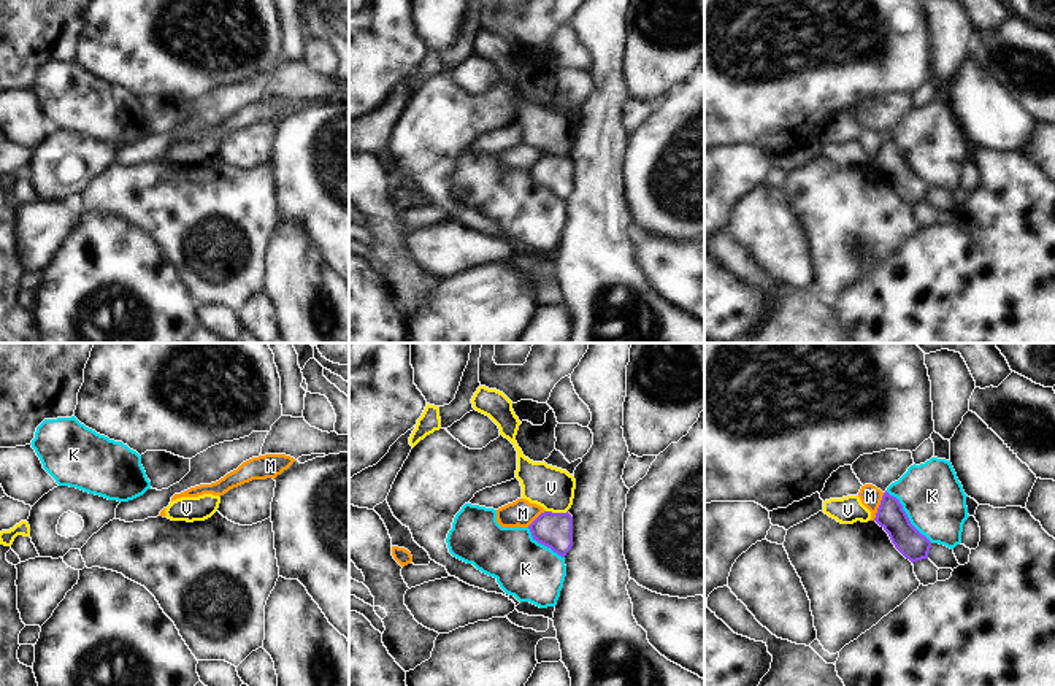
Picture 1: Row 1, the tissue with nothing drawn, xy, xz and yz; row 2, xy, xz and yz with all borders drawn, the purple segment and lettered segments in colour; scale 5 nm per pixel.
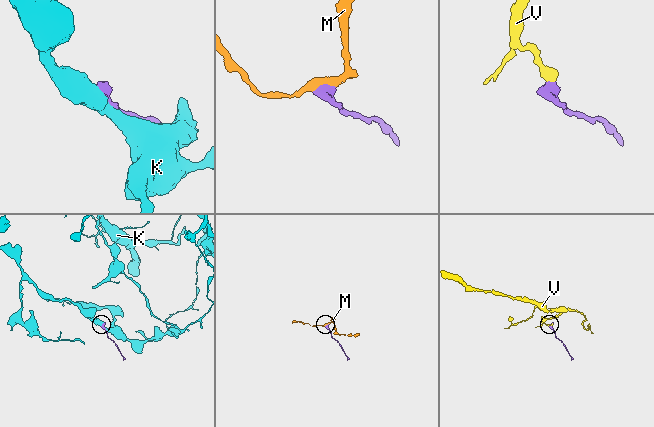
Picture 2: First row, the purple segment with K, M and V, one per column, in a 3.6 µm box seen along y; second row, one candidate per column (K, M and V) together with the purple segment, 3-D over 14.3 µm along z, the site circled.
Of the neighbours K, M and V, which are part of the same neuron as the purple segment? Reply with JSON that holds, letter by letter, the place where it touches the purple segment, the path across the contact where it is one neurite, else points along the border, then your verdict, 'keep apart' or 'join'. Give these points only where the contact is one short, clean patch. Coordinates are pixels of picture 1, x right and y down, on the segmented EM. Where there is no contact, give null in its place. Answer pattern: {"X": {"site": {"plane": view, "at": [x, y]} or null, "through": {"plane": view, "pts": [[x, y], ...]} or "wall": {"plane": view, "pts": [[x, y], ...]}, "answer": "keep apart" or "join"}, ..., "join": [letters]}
{"K": {"site": {"plane": "yz", "at": [906, 516]}, "answer": "keep apart"}, "M": {"site": {"plane": "yz", "at": [879, 507]}, "wall": {"plane": "yz", "pts": [[884, 493], [873, 520]]}, "answer": "keep apart"}, "V": {"site": {"plane": "xz", "at": [557, 513]}, "wall": {"plane": "xz", "pts": [[546, 510], [567, 512]]}, "answer": "keep apart"}, "join": []}

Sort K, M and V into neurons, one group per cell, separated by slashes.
K / M / V

